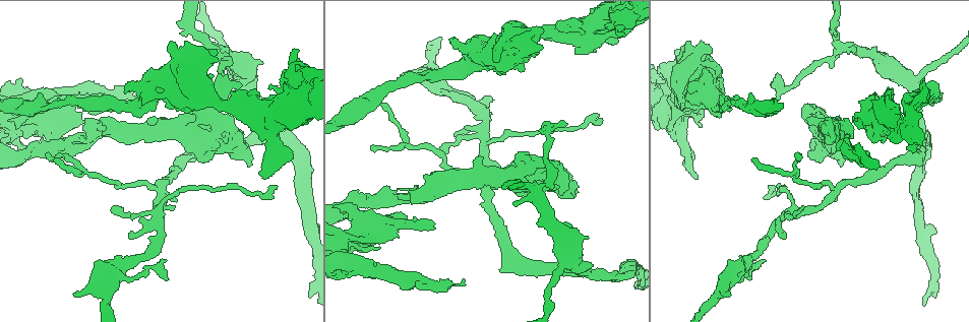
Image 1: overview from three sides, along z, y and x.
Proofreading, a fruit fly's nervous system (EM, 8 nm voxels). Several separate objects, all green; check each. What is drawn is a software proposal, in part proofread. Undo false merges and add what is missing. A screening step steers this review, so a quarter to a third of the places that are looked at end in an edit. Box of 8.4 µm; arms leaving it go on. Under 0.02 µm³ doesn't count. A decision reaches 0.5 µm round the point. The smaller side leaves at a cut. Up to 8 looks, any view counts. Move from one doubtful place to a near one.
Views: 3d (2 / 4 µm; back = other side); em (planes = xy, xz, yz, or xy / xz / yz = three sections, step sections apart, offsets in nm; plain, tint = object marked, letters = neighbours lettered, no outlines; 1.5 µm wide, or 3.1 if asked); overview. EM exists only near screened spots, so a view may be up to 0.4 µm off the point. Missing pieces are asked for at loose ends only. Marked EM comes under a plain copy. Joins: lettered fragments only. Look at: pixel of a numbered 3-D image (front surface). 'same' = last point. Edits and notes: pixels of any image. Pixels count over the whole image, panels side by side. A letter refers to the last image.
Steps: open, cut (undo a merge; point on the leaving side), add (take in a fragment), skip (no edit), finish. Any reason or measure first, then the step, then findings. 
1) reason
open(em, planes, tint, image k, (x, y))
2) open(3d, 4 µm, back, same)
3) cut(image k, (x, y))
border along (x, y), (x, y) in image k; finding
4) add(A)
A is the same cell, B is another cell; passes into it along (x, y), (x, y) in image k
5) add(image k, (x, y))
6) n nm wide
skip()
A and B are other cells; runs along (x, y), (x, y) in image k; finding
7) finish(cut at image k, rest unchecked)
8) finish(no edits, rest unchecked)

free end
open(em, yz, step 4, letters, image 1, (567, 124))

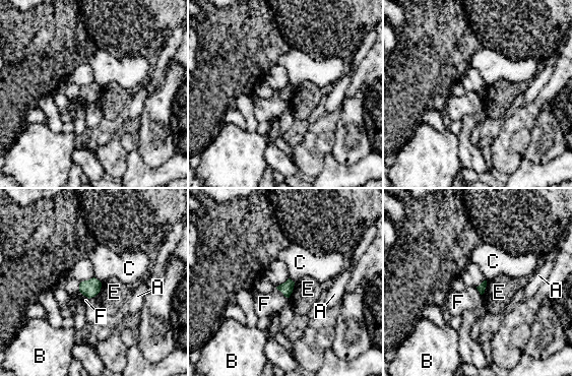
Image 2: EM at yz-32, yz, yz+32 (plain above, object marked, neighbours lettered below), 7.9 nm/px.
skip()
A, B, C, E and F are other cells; no lettered fragment goes on from it

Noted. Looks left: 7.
branch point
open(3d, 2 µm, image 1, (162, 186))

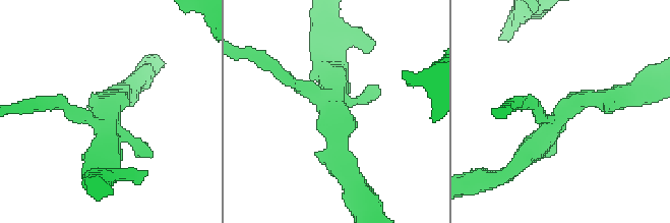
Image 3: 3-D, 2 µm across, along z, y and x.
3 arms; now the EM
open(em, planes, letters, image 3, (334, 106))

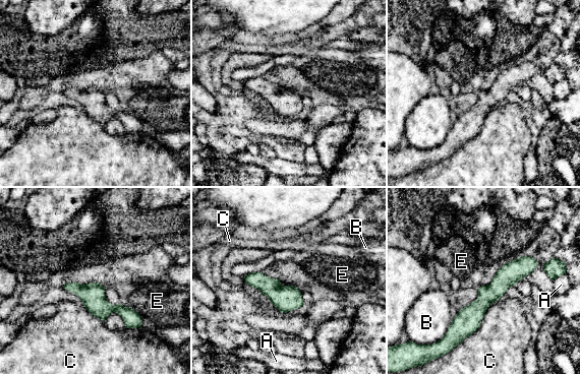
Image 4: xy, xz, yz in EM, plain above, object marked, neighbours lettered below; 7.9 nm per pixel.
skip()
A, B, C and E are other cells; border along (500, 298), (460, 344) in image 4; all the same neuron

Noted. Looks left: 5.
tapers out
open(em, xy, step 4, letters, image 1, (54, 159))

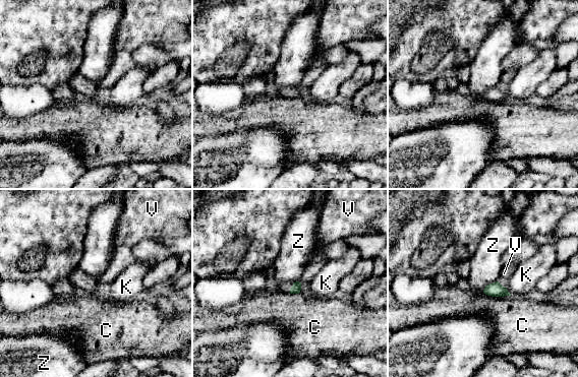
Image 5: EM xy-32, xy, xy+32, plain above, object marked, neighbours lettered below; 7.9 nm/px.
cut it another way
open(em, planes, letters, same)

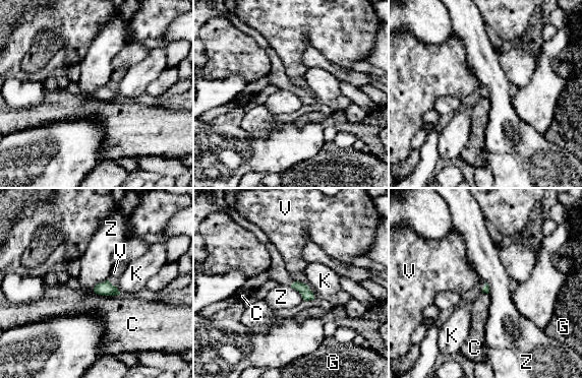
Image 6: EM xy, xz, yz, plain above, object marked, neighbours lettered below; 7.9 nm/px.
skip()
C, G, K, V and Z are other cells; border along (107, 279), (99, 282), (93, 291) in image 6; none of them fits

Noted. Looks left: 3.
free end
open(em, xz, step 4, letters, image 1, (855, 51))

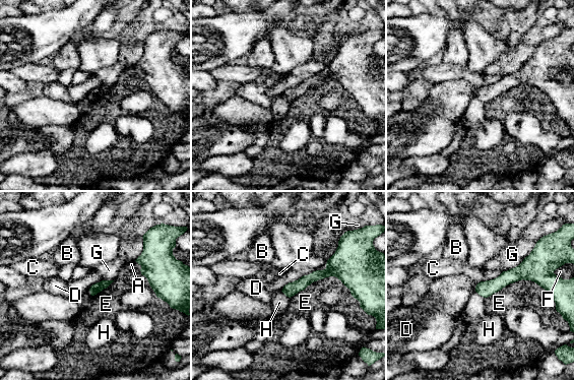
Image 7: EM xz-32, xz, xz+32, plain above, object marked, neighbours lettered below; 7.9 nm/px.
another direction
open(em, planes, letters, same)

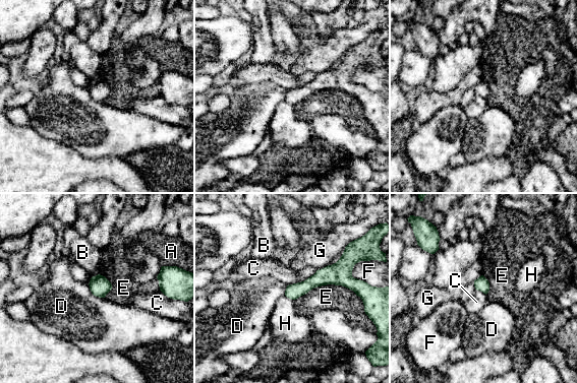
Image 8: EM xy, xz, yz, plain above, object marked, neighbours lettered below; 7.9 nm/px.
E touches over 500 nm
skip()
A, B, C, D, E, F, G and H are other cells; runs along (352, 285), (319, 278), (287, 293) in image 8; no lettered fragment goes on from it

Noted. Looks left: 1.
finish(no edits, rest unchecked)

